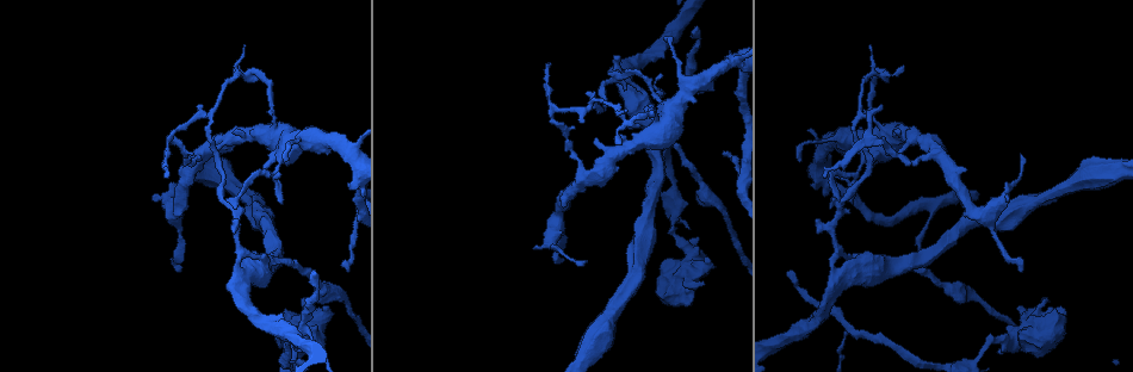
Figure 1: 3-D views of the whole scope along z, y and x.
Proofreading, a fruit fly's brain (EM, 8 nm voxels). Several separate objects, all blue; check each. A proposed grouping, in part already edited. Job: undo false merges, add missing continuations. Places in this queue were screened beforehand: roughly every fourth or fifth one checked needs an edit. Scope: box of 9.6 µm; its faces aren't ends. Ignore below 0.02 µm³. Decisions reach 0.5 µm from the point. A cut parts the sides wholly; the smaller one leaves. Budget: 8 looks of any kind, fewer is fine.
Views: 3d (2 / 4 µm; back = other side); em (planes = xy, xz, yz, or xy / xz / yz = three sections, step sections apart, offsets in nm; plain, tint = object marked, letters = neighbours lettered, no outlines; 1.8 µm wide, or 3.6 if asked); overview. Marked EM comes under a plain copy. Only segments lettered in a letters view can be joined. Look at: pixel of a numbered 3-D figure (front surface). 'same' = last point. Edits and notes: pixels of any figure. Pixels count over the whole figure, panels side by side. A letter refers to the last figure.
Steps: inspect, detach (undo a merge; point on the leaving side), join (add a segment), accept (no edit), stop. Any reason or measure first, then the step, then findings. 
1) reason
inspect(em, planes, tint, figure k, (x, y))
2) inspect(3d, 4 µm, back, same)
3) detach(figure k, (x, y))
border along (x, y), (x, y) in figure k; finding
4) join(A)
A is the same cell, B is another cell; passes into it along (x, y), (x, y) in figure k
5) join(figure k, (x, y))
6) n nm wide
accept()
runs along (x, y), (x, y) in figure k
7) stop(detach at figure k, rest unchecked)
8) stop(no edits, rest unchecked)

inspect(em, xy, step 4, tint, figure 1, (197, 113))

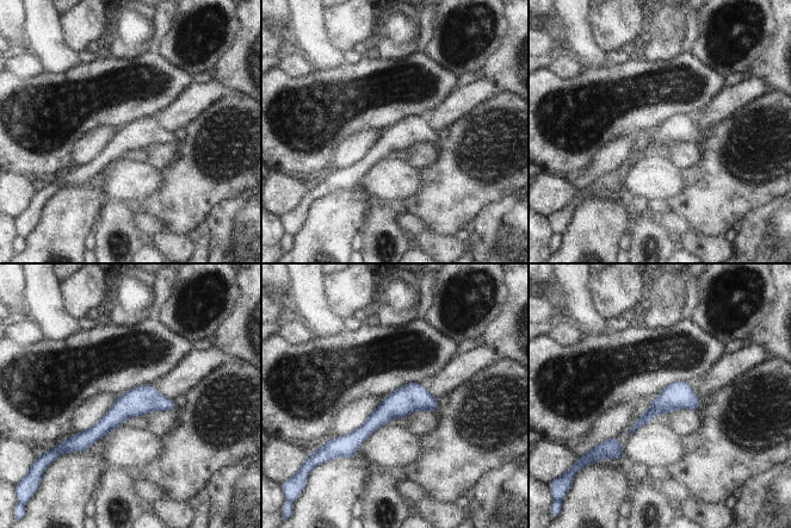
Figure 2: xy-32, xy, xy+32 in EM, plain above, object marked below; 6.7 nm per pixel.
inspect(em, planes, letters, same)

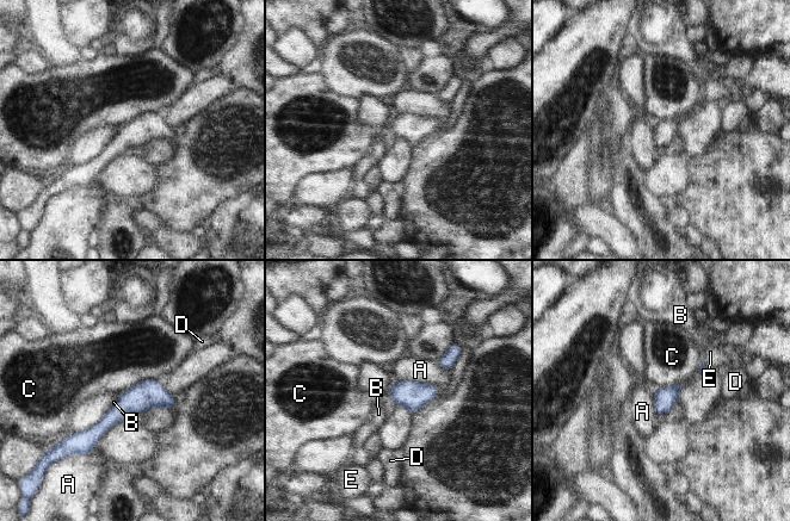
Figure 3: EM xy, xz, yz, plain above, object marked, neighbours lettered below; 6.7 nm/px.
150 nm wide
accept()
A, B, C, D and E are other cells; runs along (172, 402), (130, 402), (76, 439) in figure 3; one neuron here

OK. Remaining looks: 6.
an open end
inspect(3d, 4 µm, back, figure 1, (787, 273))

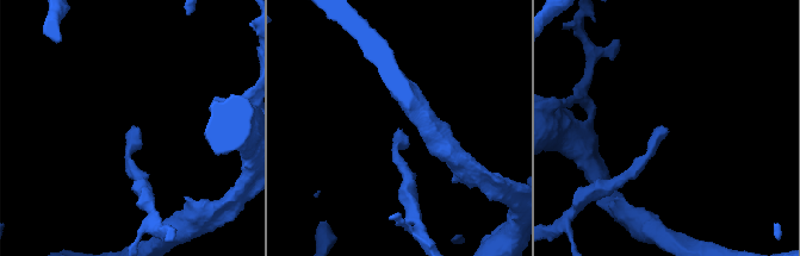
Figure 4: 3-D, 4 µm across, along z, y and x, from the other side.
inspect(em, 3.6 µm, xz, step 16, letters, figure 4, (131, 128))

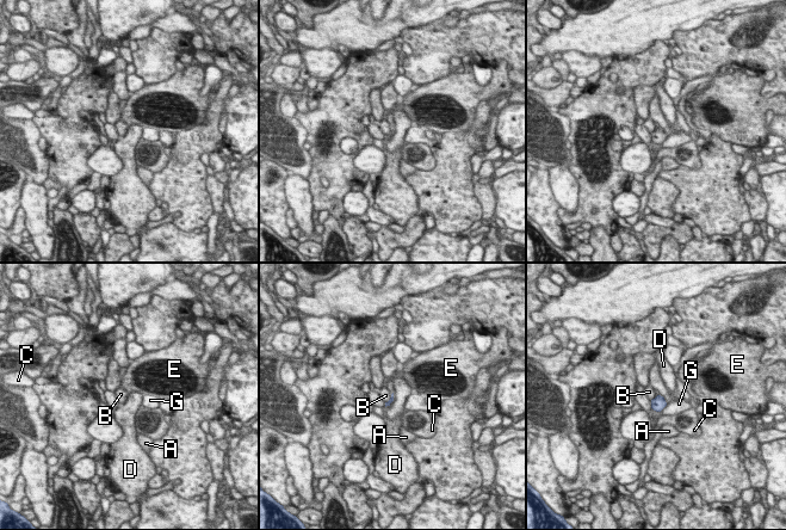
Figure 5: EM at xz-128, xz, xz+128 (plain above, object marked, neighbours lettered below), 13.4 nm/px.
inspect(em, 3.6 µm, planes, letters, same)

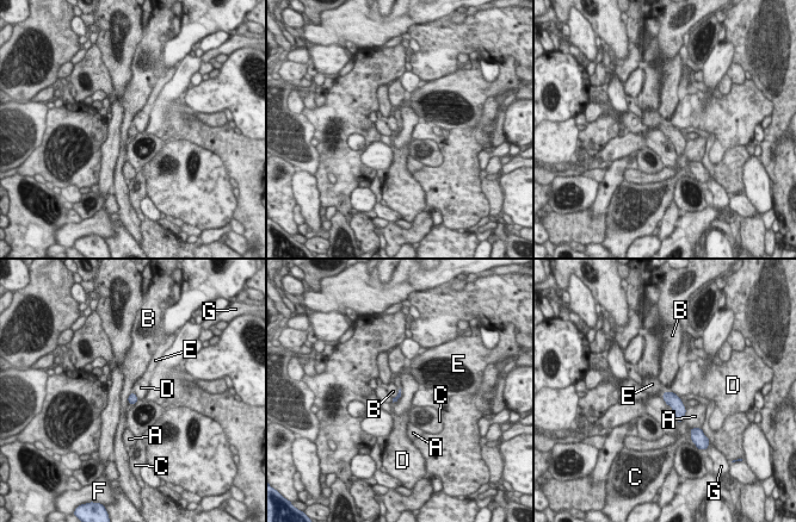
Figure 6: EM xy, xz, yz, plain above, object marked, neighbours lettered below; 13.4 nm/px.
join(E)
E is the same cell, A, B, C, D, F and G are other cells; passes into it along (672, 399), (662, 395), (652, 384) in figure 6; the neuron continues

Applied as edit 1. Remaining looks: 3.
sharp bend
inspect(3d, 2 µm, figure 1, (822, 152))

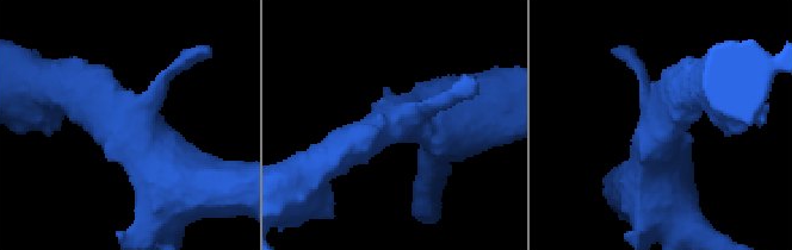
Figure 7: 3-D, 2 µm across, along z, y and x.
now the EM
inspect(em, xz, step 8, tint, figure 7, (120, 120))

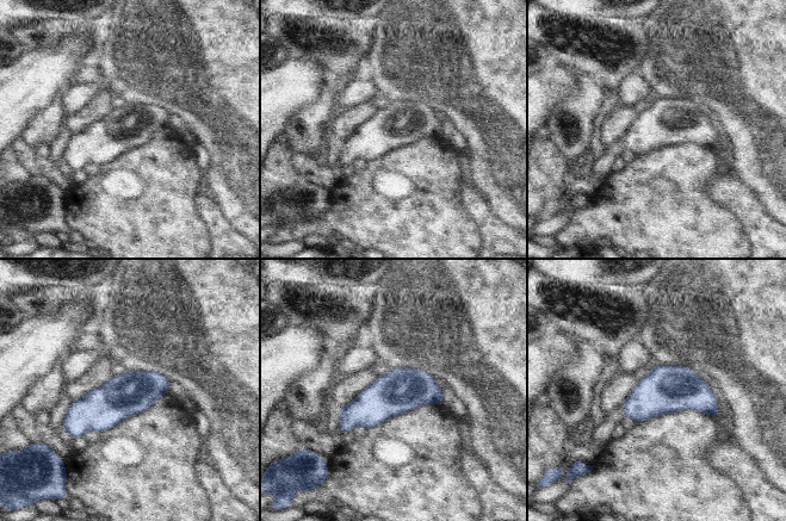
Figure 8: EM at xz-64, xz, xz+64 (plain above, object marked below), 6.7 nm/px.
inspect(em, planes, letters, same)

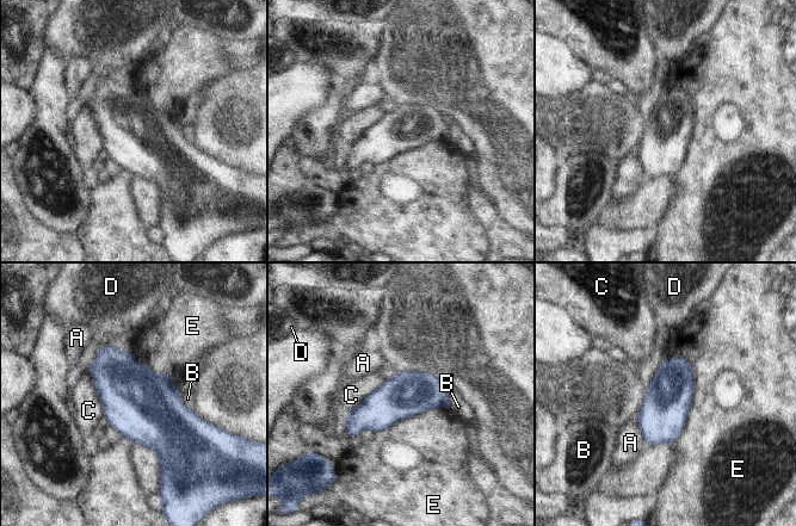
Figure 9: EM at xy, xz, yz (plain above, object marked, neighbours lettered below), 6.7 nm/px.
300 nm wide
accept()
A, B, C, D and E are other cells; border along (666, 356), (693, 376), (673, 444) in figure 9; all the same neuron

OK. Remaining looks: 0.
stop(join at figure 6, rest unchecked)

